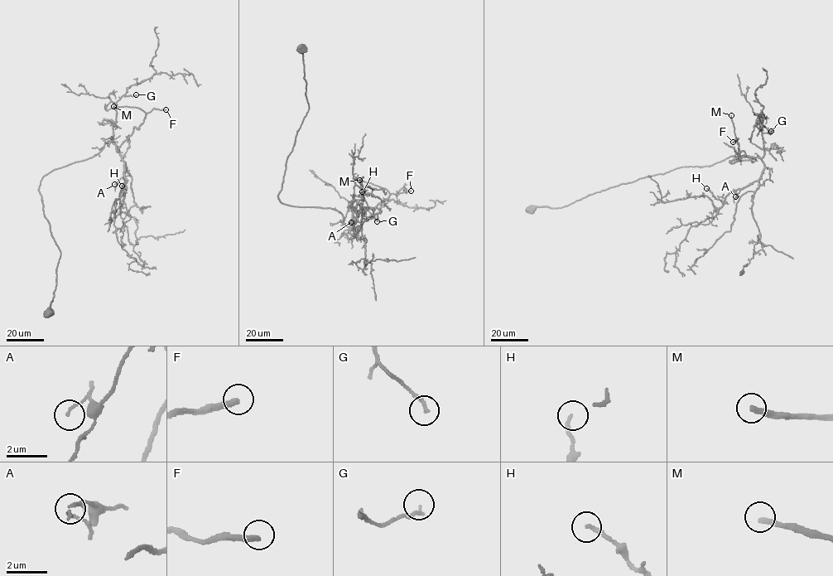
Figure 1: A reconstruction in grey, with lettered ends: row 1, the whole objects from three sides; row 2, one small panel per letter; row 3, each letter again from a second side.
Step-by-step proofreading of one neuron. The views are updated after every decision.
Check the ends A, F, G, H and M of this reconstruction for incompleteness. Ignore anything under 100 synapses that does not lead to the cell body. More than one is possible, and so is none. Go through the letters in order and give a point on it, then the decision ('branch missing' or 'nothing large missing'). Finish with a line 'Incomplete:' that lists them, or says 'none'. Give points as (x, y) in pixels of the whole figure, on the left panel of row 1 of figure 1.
A: place (114, 184); nothing large missing
F: place (166, 109); branch missing
G: place (136, 94); nothing large missing
H: place (122, 186); nothing large missing
M: place (113, 106); branch missing
Incomplete: F, M

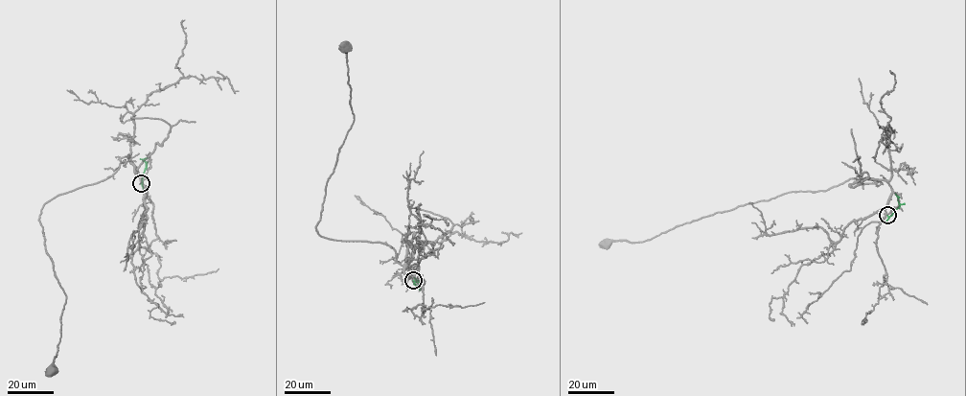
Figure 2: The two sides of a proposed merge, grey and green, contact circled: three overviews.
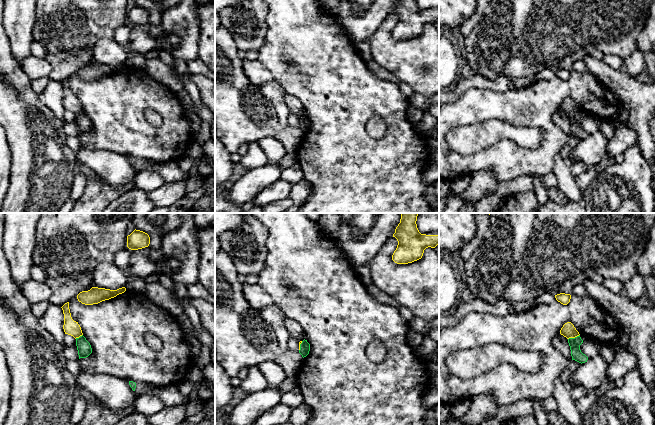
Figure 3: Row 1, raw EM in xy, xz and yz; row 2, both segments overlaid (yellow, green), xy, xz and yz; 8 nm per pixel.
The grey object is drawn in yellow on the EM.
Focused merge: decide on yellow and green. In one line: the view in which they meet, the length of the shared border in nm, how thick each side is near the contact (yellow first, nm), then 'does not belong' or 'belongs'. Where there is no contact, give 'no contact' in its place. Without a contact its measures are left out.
meets yellow in yz; contact 100 nm long; 120 nm thick on the yellow side, 90 nm on the other; does not belong

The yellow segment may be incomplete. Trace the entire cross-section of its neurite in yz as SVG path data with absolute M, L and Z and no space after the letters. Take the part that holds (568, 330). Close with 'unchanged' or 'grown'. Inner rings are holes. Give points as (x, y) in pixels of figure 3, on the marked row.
M567 322L563 325L560 330L560 334L566 337L567 339L575 338L580 335L571 322Z; unchanged

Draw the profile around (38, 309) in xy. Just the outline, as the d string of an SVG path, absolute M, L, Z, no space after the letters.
M48 300L32 304L31 312L36 318L39 319L41 316L45 314L49 306L50 302Z

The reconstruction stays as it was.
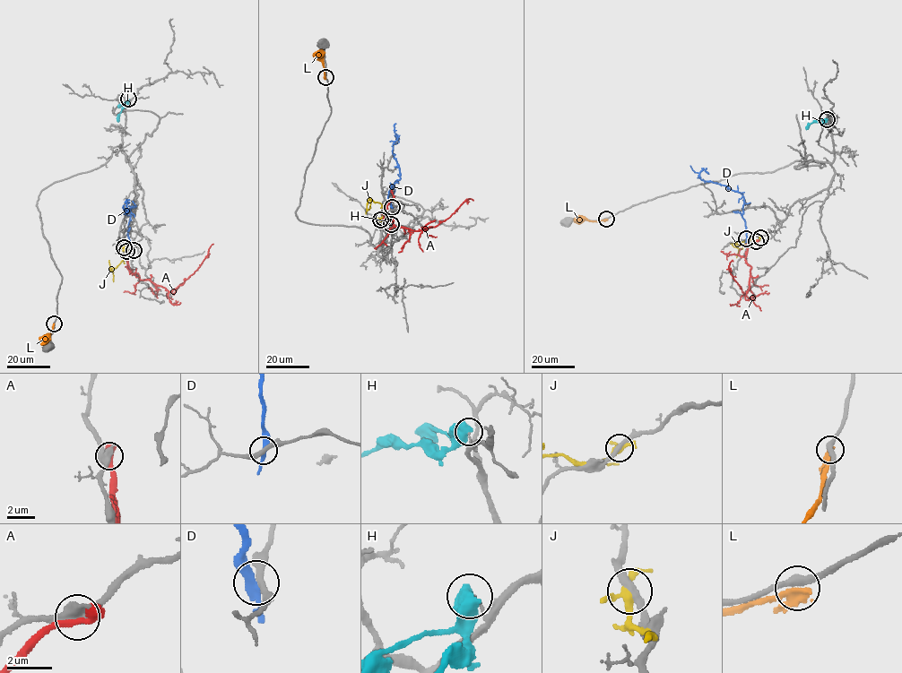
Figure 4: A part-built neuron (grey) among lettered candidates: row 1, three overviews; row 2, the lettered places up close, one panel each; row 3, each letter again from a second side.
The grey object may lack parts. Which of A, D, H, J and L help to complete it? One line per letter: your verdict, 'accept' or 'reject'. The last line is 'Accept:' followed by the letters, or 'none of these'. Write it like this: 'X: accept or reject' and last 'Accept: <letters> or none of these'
A: reject
D: reject
H: reject
J: reject
L: reject
Accept: none of these

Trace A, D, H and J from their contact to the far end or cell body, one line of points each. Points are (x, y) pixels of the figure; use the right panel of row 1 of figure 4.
A: (757, 240), (748, 248), (746, 255), (750, 272), (744, 296), (729, 271), (729, 263), (733, 261)
D: (746, 239), (742, 194), (725, 185), (701, 179), (690, 166)
H: (827, 120), (813, 122), (805, 129)
J: (759, 237), (748, 238), (736, 245), (734, 242), (743, 246), (741, 248), (732, 244)

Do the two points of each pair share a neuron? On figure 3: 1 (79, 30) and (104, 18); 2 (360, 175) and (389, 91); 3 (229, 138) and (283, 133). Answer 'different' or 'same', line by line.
1: same
2: same
3: same

